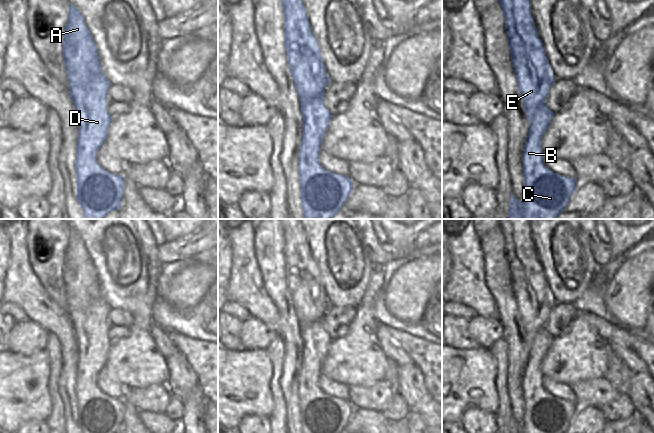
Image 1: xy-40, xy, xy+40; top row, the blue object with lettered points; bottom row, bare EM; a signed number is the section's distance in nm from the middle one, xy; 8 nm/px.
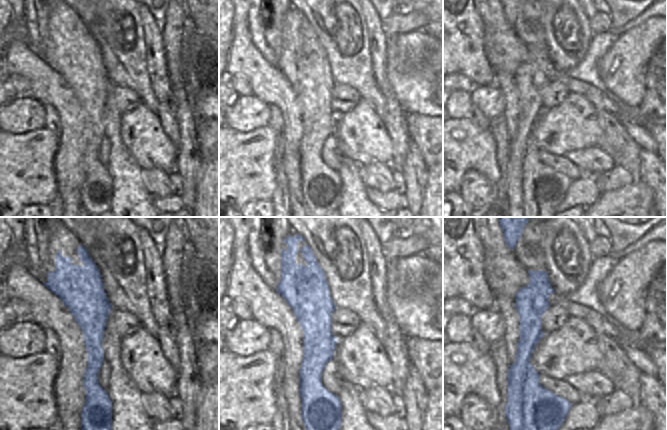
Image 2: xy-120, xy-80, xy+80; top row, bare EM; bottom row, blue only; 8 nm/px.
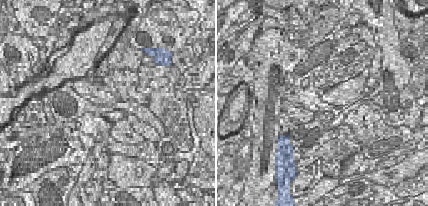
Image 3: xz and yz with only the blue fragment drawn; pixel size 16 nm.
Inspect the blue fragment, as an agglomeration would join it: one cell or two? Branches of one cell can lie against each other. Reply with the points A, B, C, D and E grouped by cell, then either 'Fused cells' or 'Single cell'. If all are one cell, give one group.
Groups: A B C D / E. Fused cells.

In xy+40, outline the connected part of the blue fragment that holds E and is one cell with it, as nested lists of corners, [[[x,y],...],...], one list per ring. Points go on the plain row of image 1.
[[[522,269],[510,271],[511,284],[517,302],[517,308],[523,322],[527,342],[532,345],[535,336],[545,327],[549,314],[556,303],[545,304],[545,294],[535,292]]]

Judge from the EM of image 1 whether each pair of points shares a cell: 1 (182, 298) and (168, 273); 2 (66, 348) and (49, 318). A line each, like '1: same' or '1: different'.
1: different
2: same

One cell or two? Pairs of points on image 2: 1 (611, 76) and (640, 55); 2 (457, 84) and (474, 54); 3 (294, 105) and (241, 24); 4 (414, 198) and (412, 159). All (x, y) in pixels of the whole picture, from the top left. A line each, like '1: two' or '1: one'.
1: one
2: two
3: one
4: one

